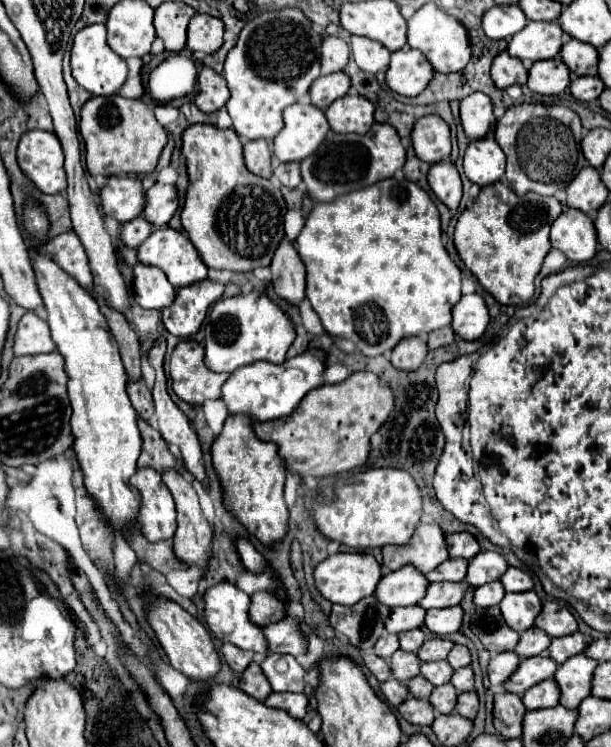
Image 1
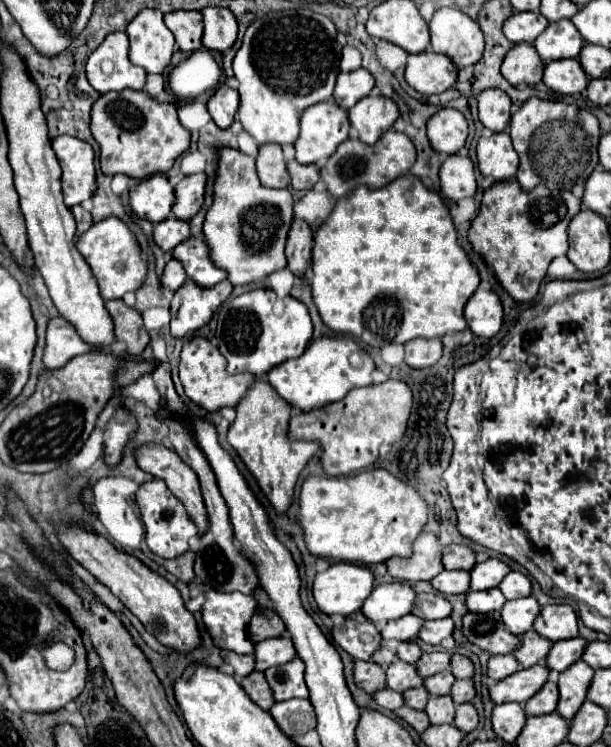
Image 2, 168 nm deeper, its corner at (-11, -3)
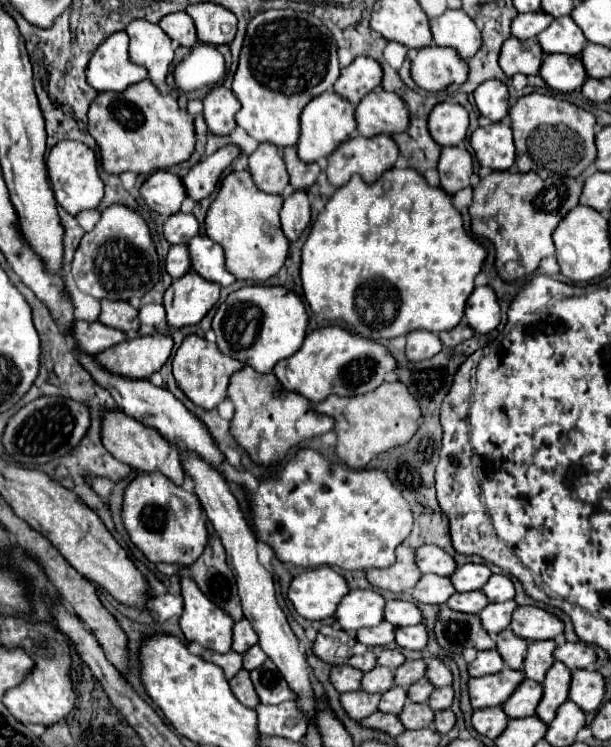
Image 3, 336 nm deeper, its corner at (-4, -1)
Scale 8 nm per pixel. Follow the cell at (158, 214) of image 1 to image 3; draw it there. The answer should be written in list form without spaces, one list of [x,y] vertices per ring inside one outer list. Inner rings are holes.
[[[227,144],[227,146],[223,146],[221,150],[217,150],[215,154],[203,158],[203,160],[201,160],[197,166],[193,166],[193,168],[189,170],[189,174],[183,178],[183,184],[185,184],[185,188],[187,188],[187,194],[189,194],[193,200],[197,200],[197,202],[203,200],[203,198],[207,198],[207,196],[215,190],[215,186],[217,186],[221,174],[225,172],[225,168],[227,168],[239,154],[241,154],[241,148],[239,148],[239,146]]]

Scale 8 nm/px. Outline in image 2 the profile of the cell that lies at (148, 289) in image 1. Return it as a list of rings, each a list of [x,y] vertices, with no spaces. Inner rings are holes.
[[[174,258],[166,264],[164,272],[162,272],[162,278],[160,278],[160,288],[162,292],[164,290],[170,290],[170,292],[176,292],[186,280],[186,274],[184,274],[184,268],[180,266],[180,262],[176,262]]]

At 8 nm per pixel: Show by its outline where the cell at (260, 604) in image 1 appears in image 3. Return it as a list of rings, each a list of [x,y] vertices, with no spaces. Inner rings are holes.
[[[241,620],[233,626],[233,644],[231,644],[231,650],[233,652],[247,652],[251,646],[257,644],[257,634],[253,632],[253,626],[249,624],[249,620]]]

